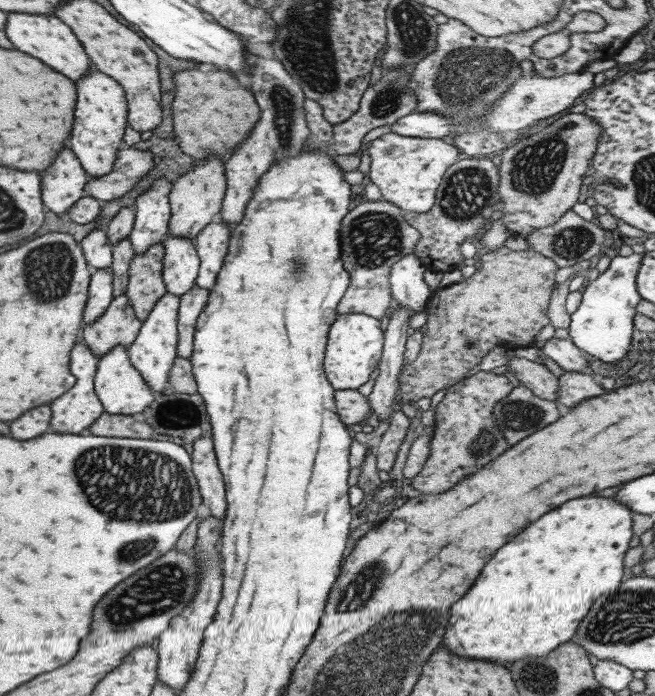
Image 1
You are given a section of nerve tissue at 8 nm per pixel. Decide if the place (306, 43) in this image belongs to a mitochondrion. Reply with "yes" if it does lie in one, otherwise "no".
yes

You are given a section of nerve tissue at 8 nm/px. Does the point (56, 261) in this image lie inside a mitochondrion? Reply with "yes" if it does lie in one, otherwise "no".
yes

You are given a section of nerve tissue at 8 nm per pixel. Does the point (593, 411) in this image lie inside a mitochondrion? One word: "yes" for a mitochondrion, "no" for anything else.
no

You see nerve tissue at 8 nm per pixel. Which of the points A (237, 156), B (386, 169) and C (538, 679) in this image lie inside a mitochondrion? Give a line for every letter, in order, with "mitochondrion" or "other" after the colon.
A: other
B: other
C: mitochondrion

